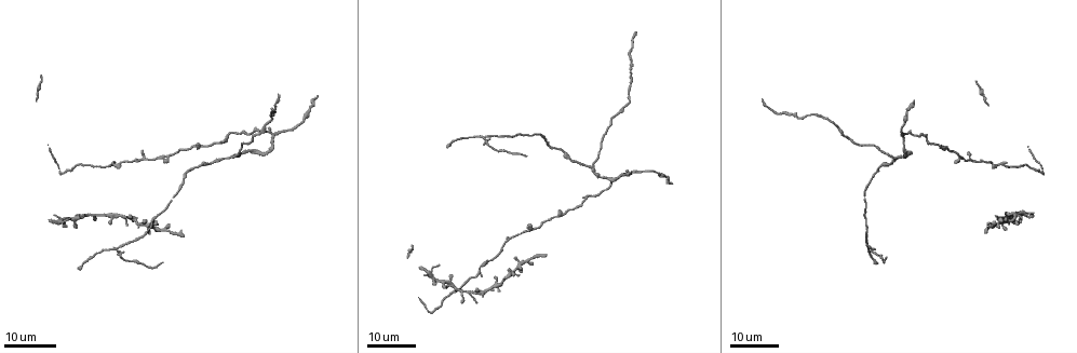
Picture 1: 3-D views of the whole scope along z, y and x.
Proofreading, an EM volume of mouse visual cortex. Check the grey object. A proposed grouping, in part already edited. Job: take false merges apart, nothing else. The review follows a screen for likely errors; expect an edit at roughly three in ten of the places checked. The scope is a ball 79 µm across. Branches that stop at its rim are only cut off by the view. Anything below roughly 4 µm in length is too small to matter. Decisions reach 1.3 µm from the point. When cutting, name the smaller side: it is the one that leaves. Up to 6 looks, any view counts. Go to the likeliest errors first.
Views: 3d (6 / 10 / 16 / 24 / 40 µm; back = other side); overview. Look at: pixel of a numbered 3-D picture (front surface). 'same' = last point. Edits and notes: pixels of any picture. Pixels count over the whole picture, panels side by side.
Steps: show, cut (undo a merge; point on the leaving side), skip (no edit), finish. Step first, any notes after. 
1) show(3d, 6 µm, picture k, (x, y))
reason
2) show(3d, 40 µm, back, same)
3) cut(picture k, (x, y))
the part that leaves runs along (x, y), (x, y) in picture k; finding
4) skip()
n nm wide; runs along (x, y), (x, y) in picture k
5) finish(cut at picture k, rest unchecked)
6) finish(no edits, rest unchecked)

show(3d, 24 µm, picture 1, (904, 137))
two arms in line, one across

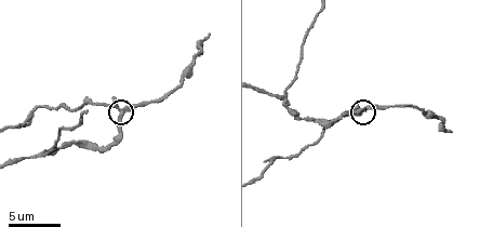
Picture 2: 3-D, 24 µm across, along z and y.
show(3d, 10 µm, picture 2, (119, 117))

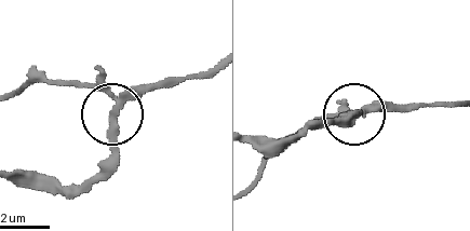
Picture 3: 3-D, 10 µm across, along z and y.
cut(picture 3, (101, 71))
the part that leaves runs along (116, 100), (62, 82), (12, 91) in picture 3; two neurons meet here

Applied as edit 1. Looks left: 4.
show(3d, 24 µm, picture 1, (869, 244))

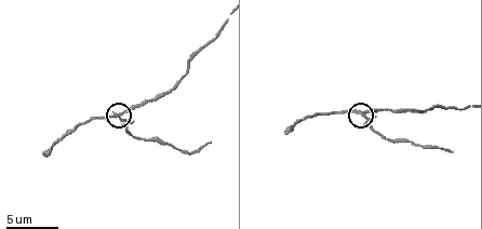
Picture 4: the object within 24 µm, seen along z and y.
show(3d, 10 µm, picture 4, (361, 111))
zoom in

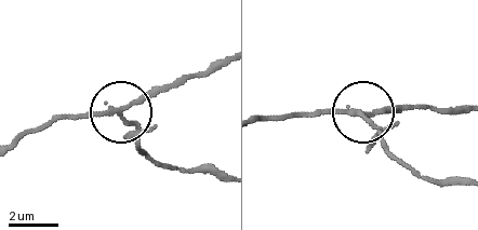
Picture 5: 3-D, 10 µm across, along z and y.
cut(picture 5, (136, 136))
170 nm wide; the part that leaves runs along (115, 110), (132, 123), (140, 146), (162, 164), (218, 172) in picture 5; two neurons meet here

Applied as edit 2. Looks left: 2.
finish(cut at picture 3, cut at picture 5, rest unchecked)

